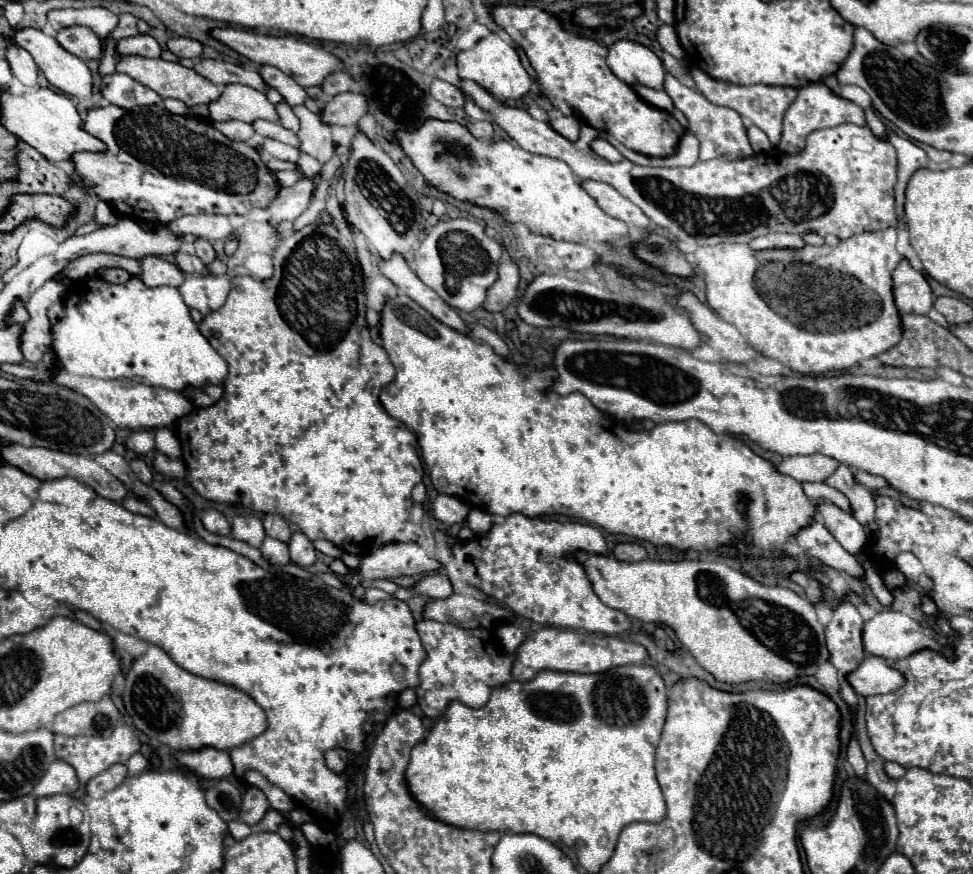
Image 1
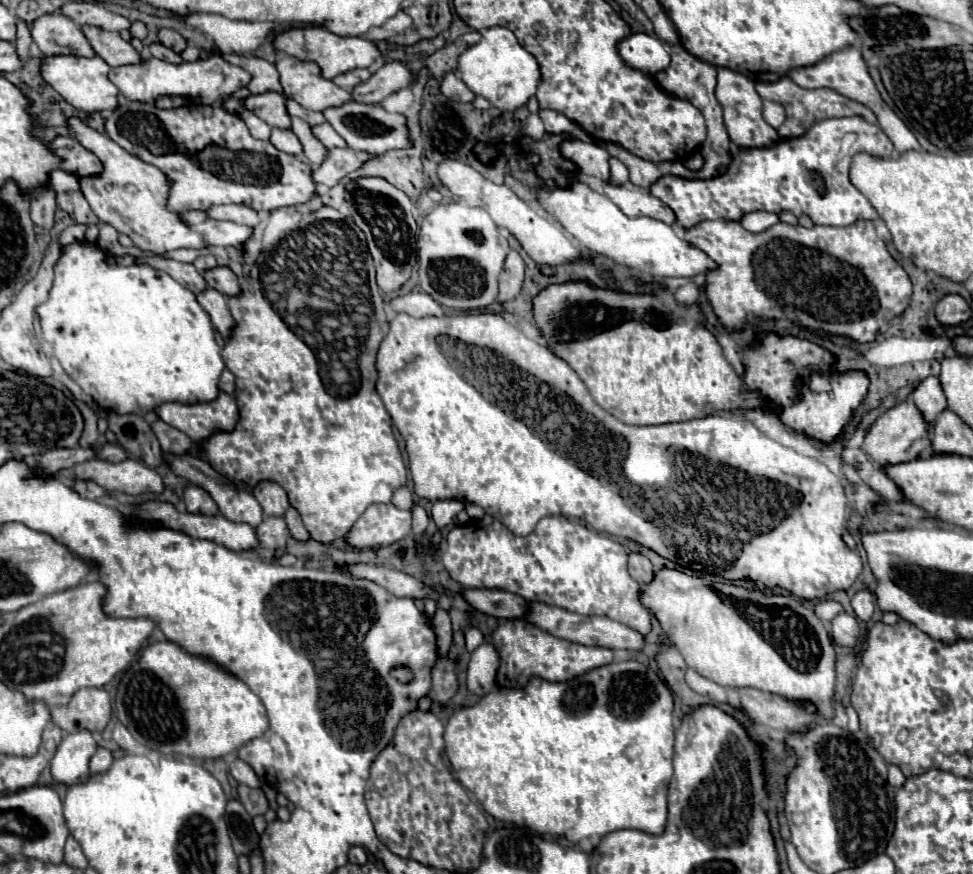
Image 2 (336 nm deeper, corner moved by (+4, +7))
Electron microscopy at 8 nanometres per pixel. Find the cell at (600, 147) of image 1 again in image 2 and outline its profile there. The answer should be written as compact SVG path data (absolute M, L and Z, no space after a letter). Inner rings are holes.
M610 159L610 181L612 185L622 185L628 181L628 169L618 159Z

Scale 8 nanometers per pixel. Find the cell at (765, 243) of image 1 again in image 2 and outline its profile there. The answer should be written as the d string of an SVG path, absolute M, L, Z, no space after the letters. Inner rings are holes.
M760 211L760 213L746 213L746 215L740 219L740 225L742 225L744 229L752 231L752 233L760 233L760 231L772 227L772 225L778 223L778 221L780 221L780 219L778 219L776 213L764 213L764 211Z

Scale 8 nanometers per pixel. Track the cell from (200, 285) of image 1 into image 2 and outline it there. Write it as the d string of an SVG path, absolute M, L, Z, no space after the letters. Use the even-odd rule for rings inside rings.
M206 289L206 291L202 291L196 299L198 299L198 303L206 309L206 313L210 315L214 327L220 331L220 335L222 335L224 339L228 339L230 333L232 333L232 329L236 327L236 321L232 319L232 313L230 313L230 309L228 309L226 297L224 297L222 293L214 291L214 289Z

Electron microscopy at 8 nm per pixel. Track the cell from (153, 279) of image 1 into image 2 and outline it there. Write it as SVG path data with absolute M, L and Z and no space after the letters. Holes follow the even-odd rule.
M72 117L68 125L74 137L88 151L92 151L104 165L104 171L100 175L80 179L82 193L102 223L112 225L116 231L128 235L136 247L156 255L162 255L164 251L180 249L180 247L190 247L190 249L206 247L200 233L192 231L190 225L178 213L166 209L168 191L172 187L172 181L168 179L166 173L130 155L120 145L116 145L108 135L98 133L78 117Z

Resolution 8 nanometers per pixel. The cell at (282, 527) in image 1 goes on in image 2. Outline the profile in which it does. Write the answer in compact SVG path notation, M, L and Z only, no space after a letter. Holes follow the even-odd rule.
M260 481L252 493L262 505L264 515L284 515L286 509L290 507L286 491L274 481Z

